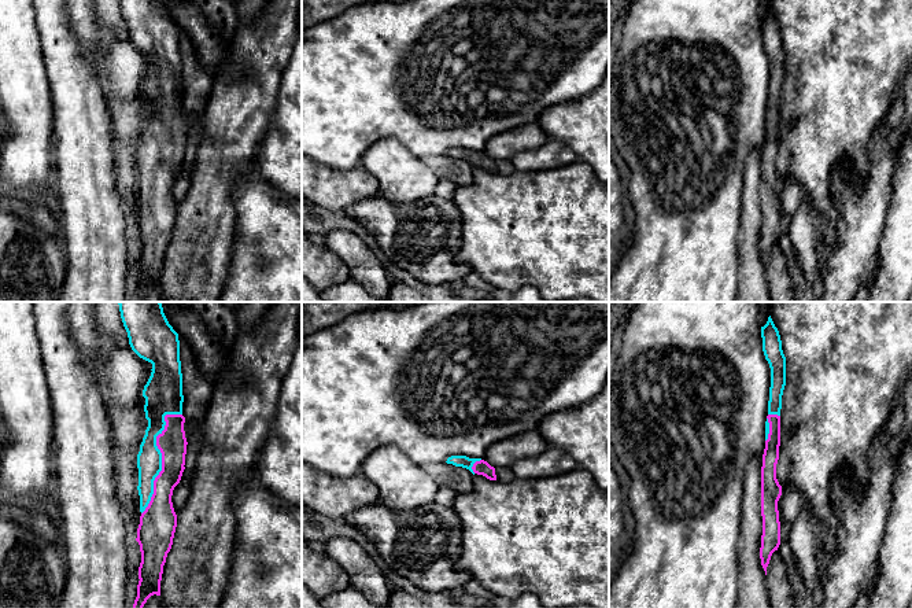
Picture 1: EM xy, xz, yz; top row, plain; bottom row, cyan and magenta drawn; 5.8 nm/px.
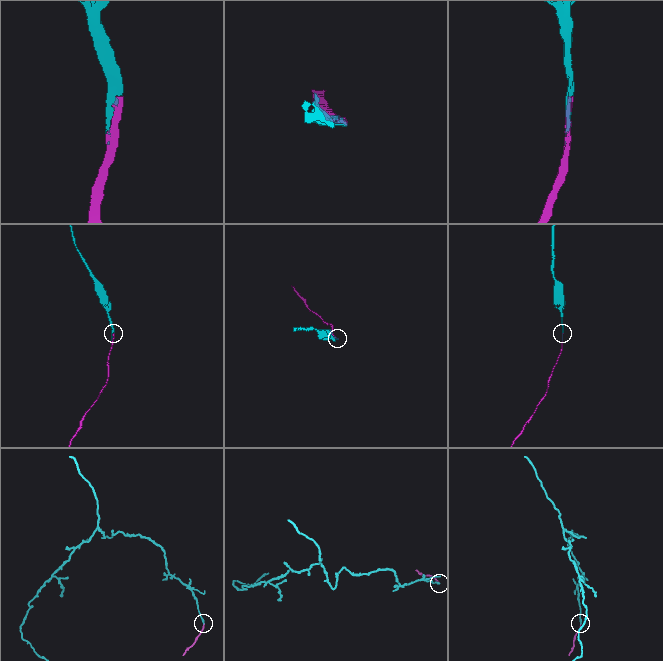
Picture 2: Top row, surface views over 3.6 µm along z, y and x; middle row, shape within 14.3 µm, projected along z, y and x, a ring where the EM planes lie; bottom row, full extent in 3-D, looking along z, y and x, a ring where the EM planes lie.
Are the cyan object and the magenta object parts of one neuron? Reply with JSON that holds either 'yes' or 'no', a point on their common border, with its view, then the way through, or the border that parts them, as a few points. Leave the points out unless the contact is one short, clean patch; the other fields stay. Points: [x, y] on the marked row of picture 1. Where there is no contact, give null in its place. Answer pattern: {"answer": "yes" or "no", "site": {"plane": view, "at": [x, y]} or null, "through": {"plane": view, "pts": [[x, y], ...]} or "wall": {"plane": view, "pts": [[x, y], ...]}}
{"answer": "yes", "site": {"plane": "xy", "at": [161, 457]}}

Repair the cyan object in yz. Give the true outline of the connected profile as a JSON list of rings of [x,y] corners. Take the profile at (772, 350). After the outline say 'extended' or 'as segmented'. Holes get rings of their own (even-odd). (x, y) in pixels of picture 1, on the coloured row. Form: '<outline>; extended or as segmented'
[[[771,316],[761,327],[763,351],[771,368],[771,387],[768,401],[768,416],[765,421],[765,449],[761,467],[761,516],[763,535],[760,559],[767,575],[771,556],[780,545],[780,522],[778,501],[782,495],[782,486],[776,479],[776,464],[780,446],[780,409],[782,395],[786,386],[786,357],[782,350],[782,340]]]; extended

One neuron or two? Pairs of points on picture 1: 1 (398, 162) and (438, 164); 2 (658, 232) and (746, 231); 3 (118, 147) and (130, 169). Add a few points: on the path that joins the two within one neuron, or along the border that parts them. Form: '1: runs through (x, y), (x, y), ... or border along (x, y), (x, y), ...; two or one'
1: border along (420, 158), (439, 179); two
2: border along (742, 199), (738, 232), (739, 264); two
3: runs through (124, 153), (125, 164); one

